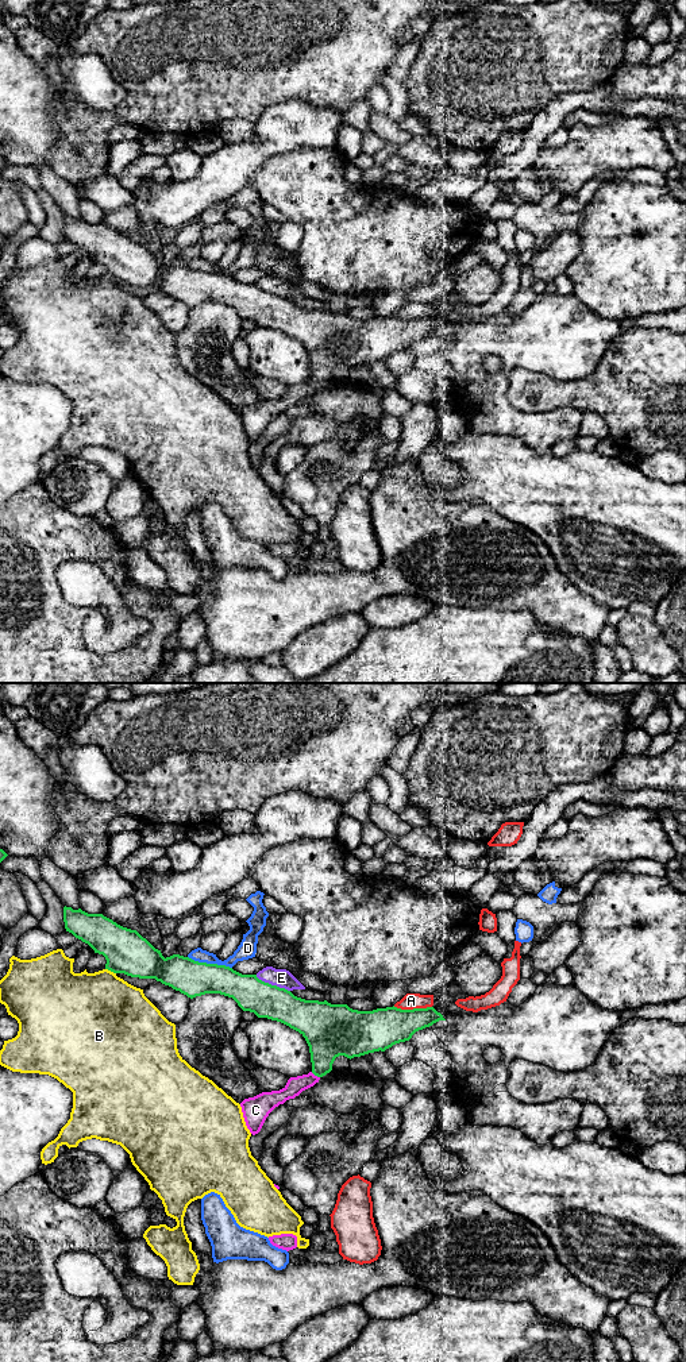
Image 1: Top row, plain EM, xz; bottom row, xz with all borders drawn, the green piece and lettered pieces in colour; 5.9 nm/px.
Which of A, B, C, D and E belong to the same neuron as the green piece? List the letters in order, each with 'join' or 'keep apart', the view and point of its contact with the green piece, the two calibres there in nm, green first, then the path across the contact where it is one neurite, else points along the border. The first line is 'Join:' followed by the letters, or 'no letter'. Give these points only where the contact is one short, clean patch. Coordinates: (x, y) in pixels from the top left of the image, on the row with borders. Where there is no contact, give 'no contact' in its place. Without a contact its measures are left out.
Join: C
A: keep apart; contact xz (413, 1009); calibres 240 and 100 nm
B: keep apart; contact xz (111, 971); calibres 260 and 460 nm
C: join; contact xz (315, 1075); calibres 280 and 110 nm; way xz (328, 1036), (322, 1065), (315, 1075), (309, 1080), (295, 1085)
D: keep apart; contact xz (209, 964); calibres 220 and 110 nm
E: keep apart; contact xz (273, 986); calibres 200 and 110 nm

